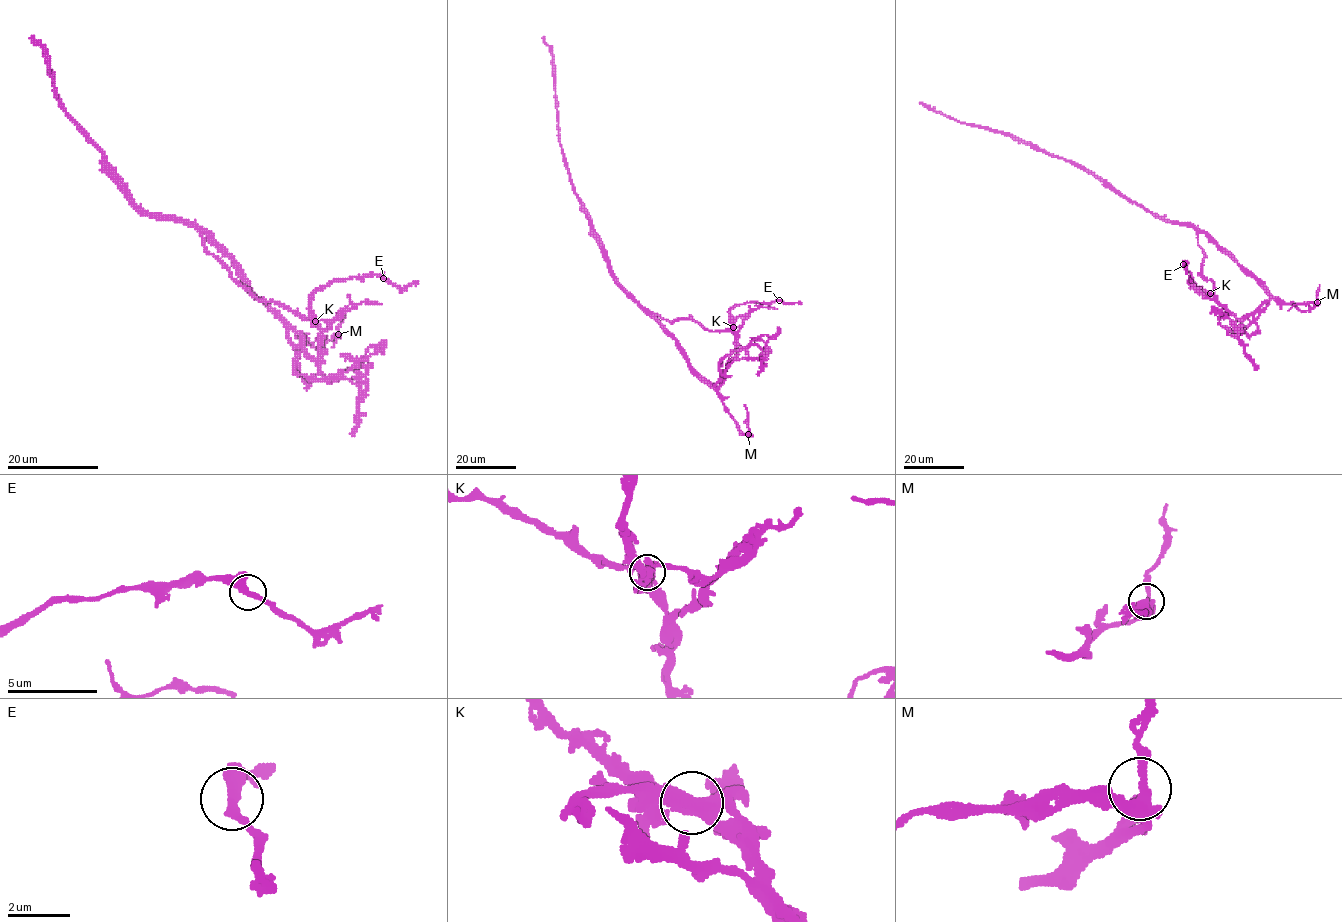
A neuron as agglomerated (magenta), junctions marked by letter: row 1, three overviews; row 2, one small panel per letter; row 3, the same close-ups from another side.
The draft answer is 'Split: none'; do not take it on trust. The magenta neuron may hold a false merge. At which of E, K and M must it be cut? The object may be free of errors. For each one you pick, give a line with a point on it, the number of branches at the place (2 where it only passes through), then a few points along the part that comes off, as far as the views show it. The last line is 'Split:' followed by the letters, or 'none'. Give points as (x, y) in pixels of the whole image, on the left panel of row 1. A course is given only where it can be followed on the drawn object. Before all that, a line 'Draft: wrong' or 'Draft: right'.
Draft: wrong
K: at (315, 321); 2 branches meet; foreign part runs (315, 320), (256, 299), (206, 250), (201, 231), (282, 321), (298, 374), (357, 385), (355, 436)
Split: K

